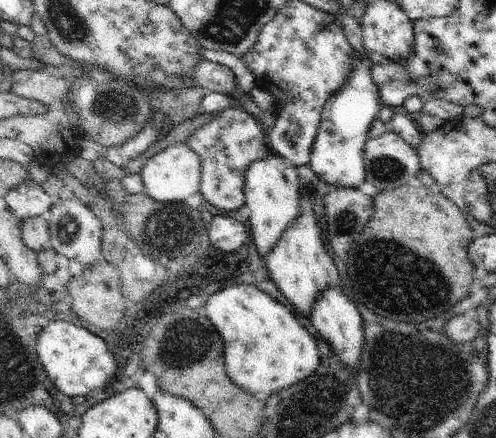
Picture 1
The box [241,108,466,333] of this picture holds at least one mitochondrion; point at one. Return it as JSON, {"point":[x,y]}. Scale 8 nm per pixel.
{"point":[391,272]}

